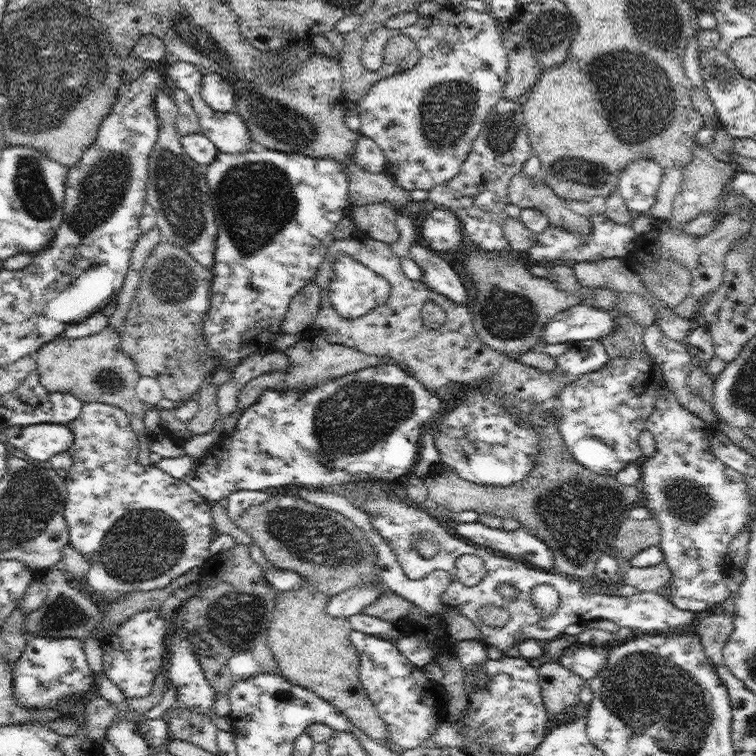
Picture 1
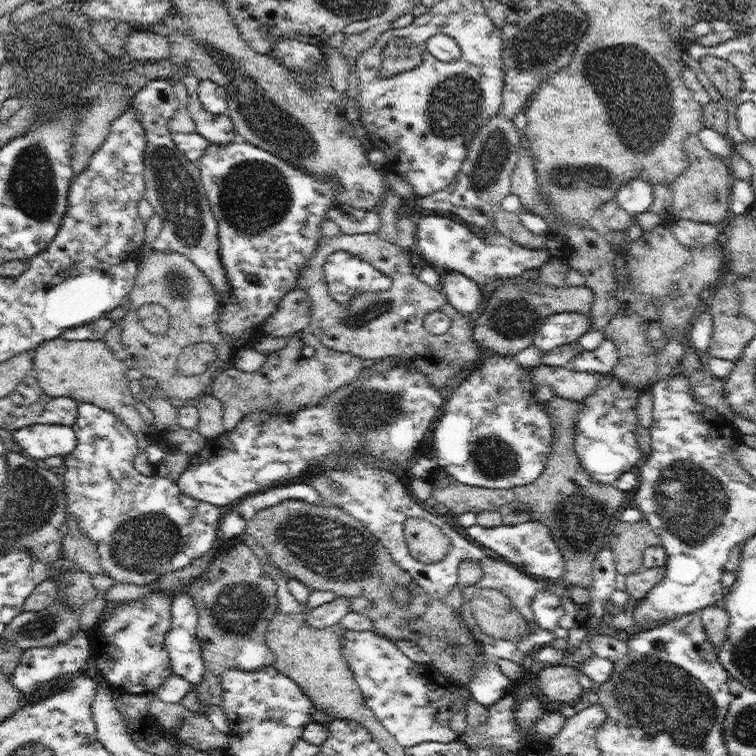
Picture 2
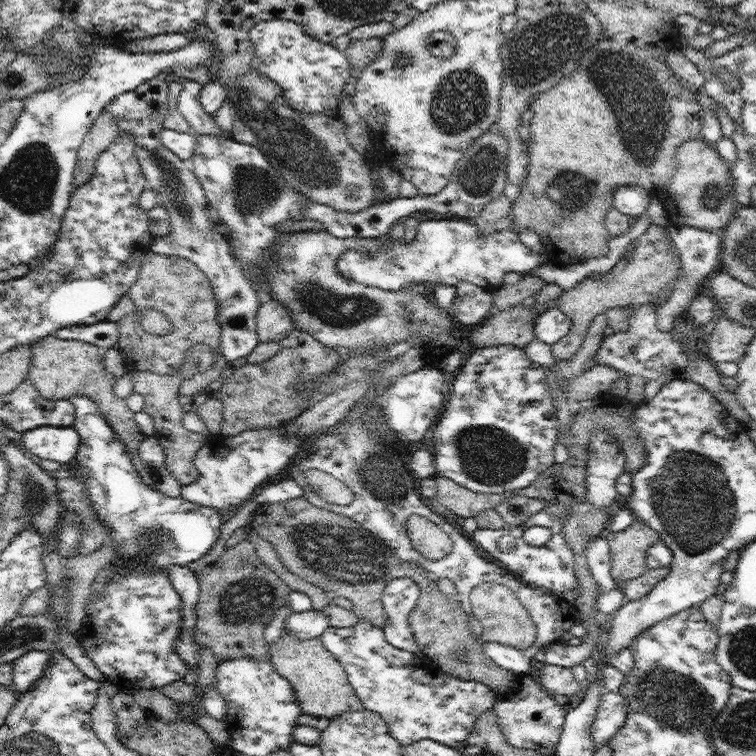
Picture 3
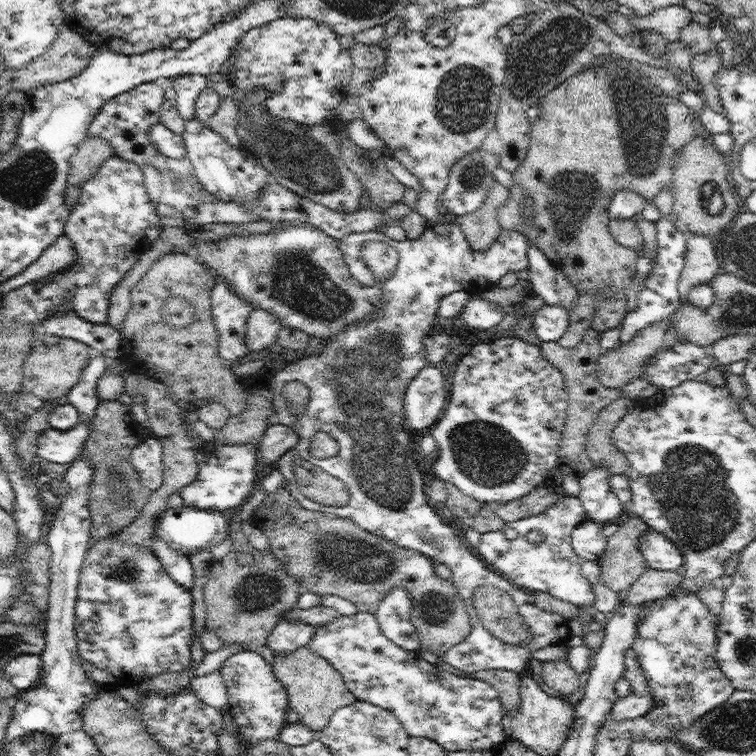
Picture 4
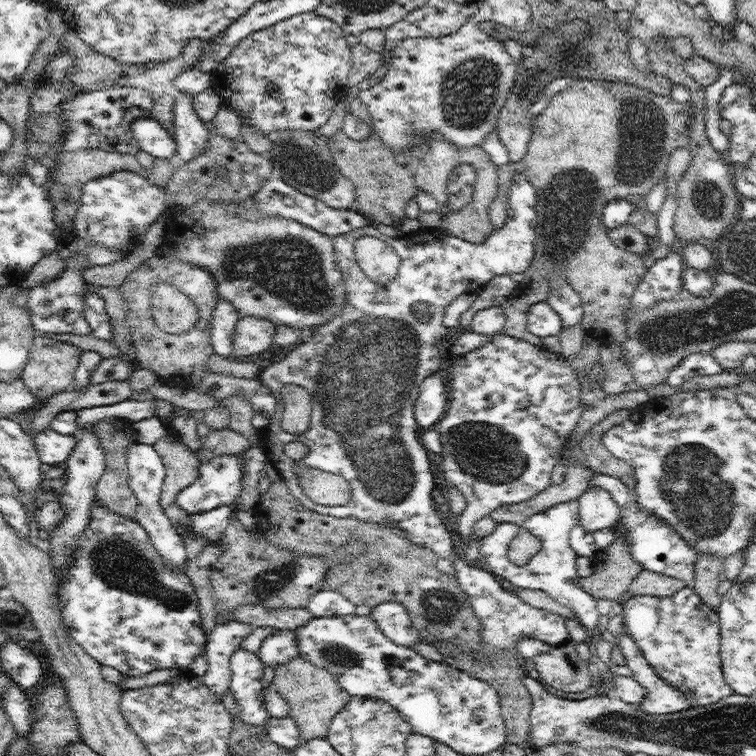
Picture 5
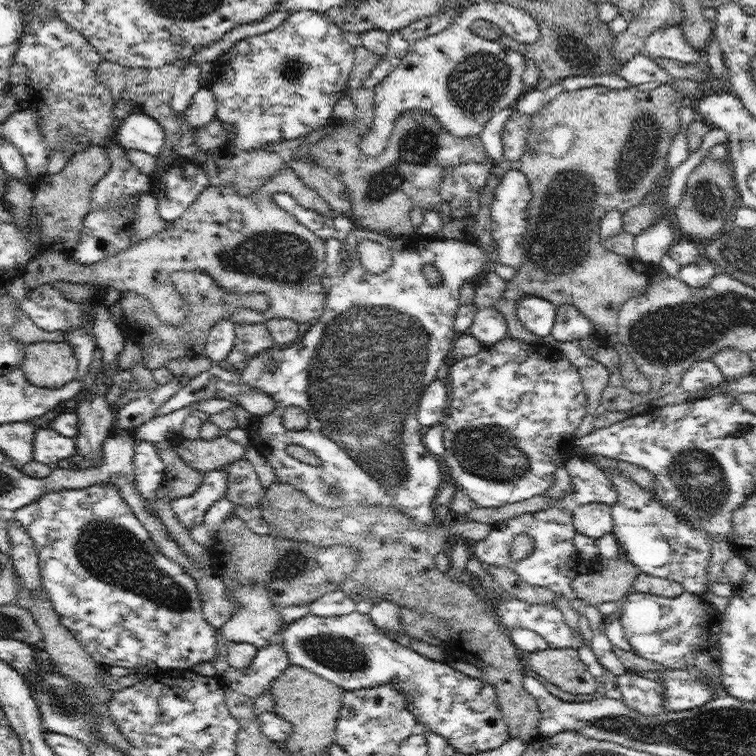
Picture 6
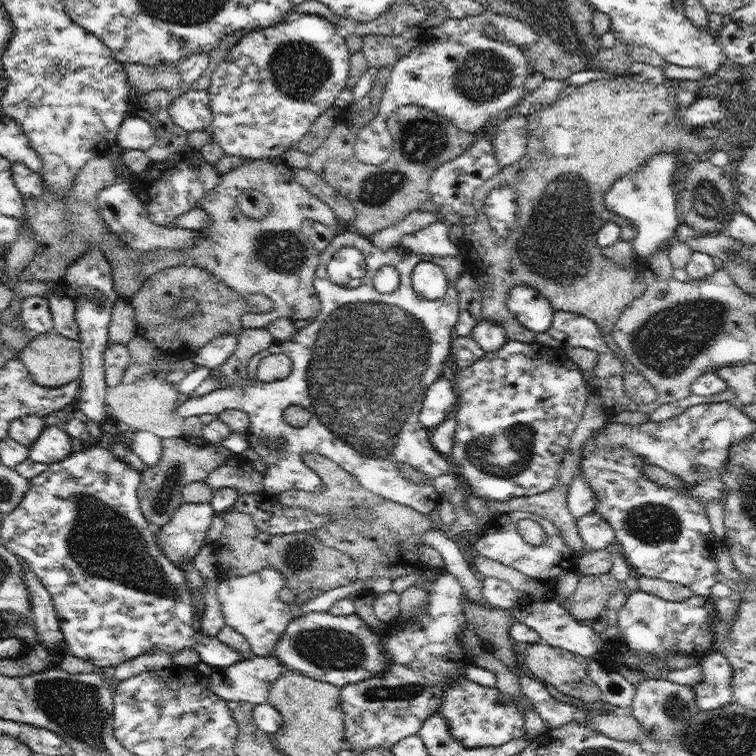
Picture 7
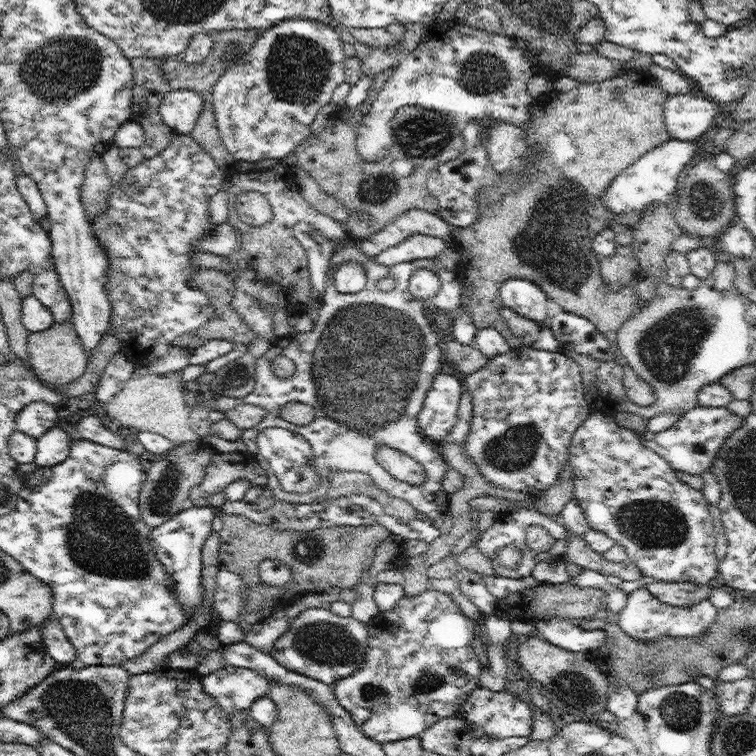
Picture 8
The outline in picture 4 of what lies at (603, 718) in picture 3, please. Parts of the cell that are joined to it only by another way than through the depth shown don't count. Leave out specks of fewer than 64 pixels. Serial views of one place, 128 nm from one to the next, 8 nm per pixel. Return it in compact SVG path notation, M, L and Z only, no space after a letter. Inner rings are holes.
M633 648L625 653L623 676L630 682L630 693L628 693L628 696L618 697L608 715L608 718L611 717L617 723L645 717L648 710L653 708L648 680L646 680L644 670L642 670Z

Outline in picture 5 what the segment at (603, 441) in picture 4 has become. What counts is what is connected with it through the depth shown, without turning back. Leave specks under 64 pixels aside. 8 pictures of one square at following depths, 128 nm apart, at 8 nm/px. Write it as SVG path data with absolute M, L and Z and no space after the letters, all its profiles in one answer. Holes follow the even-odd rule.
M620 409L606 415L584 434L578 448L572 448L572 457L585 462L595 473L600 472L600 474L620 478L633 492L636 486L634 468L628 466L622 459L616 458L606 449L606 445L602 444L602 436L606 430L626 420L632 413L633 409Z

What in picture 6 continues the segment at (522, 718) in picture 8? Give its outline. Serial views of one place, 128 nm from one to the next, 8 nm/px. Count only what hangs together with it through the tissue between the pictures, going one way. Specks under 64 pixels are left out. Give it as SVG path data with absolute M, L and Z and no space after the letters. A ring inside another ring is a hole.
M357 611L348 615L334 617L318 617L305 615L286 626L282 639L290 664L302 666L314 674L341 686L344 690L360 690L376 688L392 684L400 692L406 694L406 709L418 721L419 730L432 730L440 734L458 752L462 754L478 754L487 750L494 750L510 739L508 722L502 717L499 710L495 688L488 682L468 676L452 668L448 662L428 659L424 655L404 648L396 640L392 640L387 633L379 630L368 615L359 614Z

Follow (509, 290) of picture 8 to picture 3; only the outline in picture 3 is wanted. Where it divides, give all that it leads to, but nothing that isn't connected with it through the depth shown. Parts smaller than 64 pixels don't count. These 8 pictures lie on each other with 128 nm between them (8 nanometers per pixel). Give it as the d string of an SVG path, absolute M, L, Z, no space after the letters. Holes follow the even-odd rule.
M553 307L539 314L532 329L535 332L535 338L552 346L570 332L571 326L570 317L560 308Z

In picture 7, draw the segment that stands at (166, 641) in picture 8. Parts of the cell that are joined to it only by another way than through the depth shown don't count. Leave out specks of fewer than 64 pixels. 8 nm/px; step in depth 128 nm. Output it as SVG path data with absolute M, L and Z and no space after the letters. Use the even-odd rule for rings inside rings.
M154 650L115 666L112 674L119 681L122 681L126 680L126 678L138 676L138 674L143 672L154 671L170 666L173 663L170 654L164 651Z

